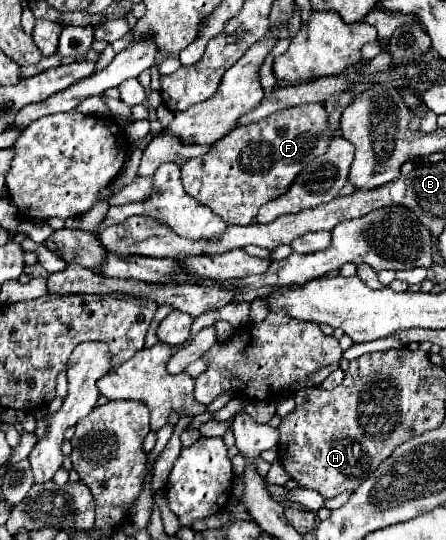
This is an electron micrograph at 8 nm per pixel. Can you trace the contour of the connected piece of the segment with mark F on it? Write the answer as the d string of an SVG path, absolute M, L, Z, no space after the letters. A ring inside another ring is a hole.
M308 103L296 109L282 109L268 115L262 121L234 129L232 133L216 141L216 145L212 145L212 149L206 155L188 159L181 167L182 185L190 197L198 199L202 205L209 207L220 219L224 219L224 223L250 225L264 203L286 193L288 185L292 185L292 179L296 179L296 175L300 175L300 171L310 161L326 153L332 137L334 133L330 131L328 113L324 105Z

